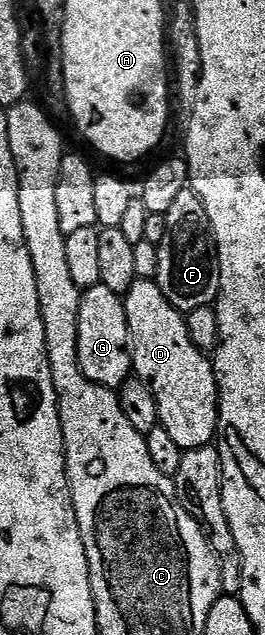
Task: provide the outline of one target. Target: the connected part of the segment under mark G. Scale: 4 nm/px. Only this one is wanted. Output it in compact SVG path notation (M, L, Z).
M97 285L85 290L80 297L80 312L78 313L78 361L80 362L80 374L86 376L91 383L97 383L103 387L118 389L133 374L132 353L128 337L128 322L126 321L126 309L123 298L111 289Z

